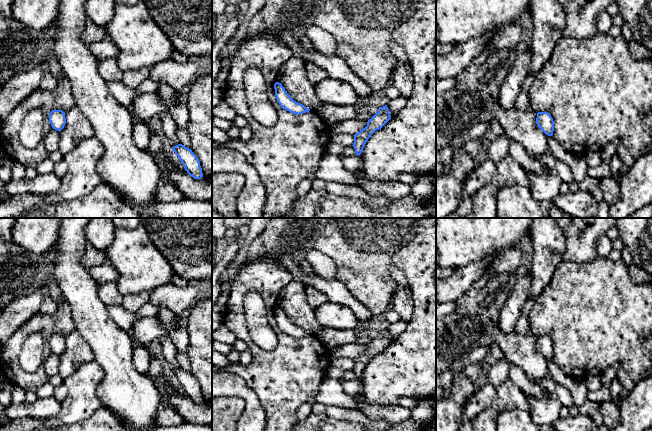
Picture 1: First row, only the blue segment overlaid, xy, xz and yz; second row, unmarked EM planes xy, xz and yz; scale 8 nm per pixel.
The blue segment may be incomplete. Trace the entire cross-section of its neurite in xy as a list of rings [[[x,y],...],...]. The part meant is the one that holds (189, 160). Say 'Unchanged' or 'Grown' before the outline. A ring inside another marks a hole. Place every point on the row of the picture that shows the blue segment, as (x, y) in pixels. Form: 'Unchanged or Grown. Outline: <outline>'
Unchanged. Outline: [[[182,144],[172,147],[172,149],[190,176],[192,176],[194,179],[201,179],[203,177],[200,162],[191,149]]]

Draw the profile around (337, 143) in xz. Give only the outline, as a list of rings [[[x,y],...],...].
[[[350,134],[331,135],[326,146],[326,153],[340,156],[346,147],[352,146],[354,136]]]

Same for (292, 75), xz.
[[[293,55],[281,66],[277,82],[282,84],[294,101],[310,111],[318,112],[322,103],[314,92],[314,85],[308,80],[304,60]]]

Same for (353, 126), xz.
[[[352,119],[330,125],[330,134],[350,134],[355,135],[367,126],[368,121]]]

